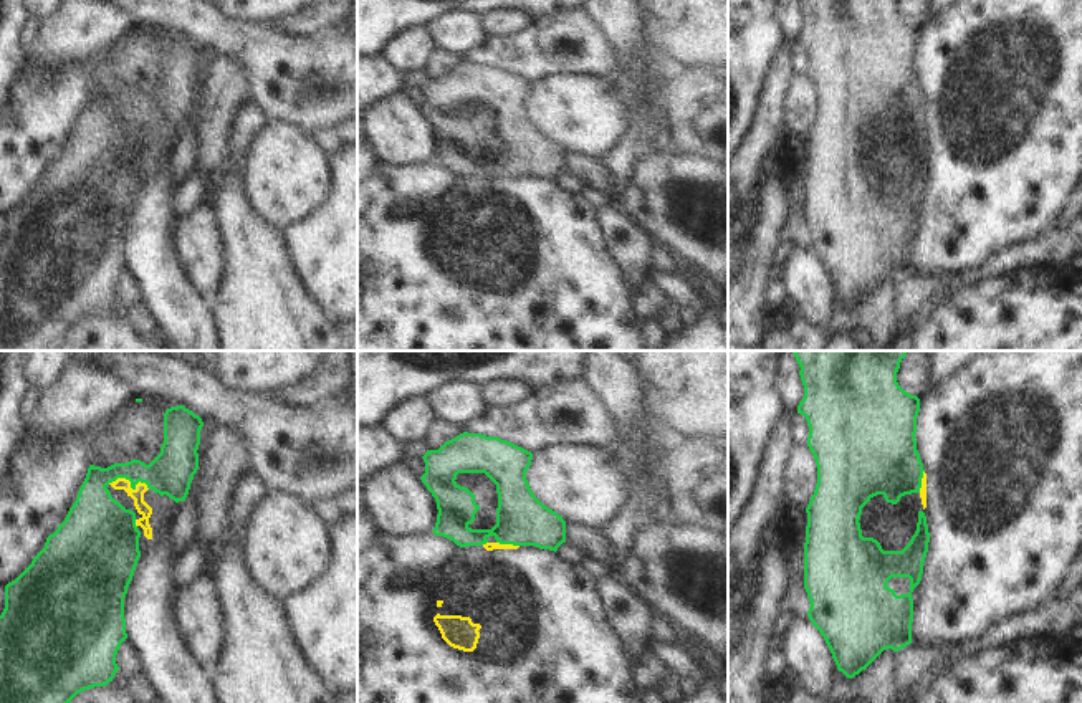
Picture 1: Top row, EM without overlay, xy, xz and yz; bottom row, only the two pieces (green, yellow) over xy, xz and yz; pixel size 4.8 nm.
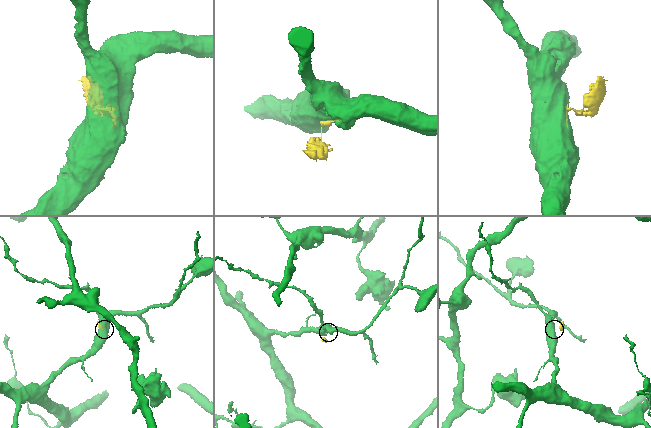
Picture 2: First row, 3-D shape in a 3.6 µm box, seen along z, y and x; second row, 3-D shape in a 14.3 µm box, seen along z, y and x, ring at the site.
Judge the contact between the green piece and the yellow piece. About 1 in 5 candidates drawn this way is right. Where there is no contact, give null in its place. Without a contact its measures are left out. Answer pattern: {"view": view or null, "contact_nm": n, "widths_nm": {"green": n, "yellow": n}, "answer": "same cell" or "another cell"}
{"view": "xy", "contact_nm": 200, "widths_nm": {"green": 280, "yellow": 70}, "answer": "another cell"}

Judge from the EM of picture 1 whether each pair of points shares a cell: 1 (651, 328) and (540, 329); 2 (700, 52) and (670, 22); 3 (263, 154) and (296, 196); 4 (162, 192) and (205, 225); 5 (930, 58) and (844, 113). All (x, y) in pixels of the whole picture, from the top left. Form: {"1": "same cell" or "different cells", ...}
{"1": "different cells", "2": "same cell", "3": "same cell", "4": "different cells", "5": "different cells"}

